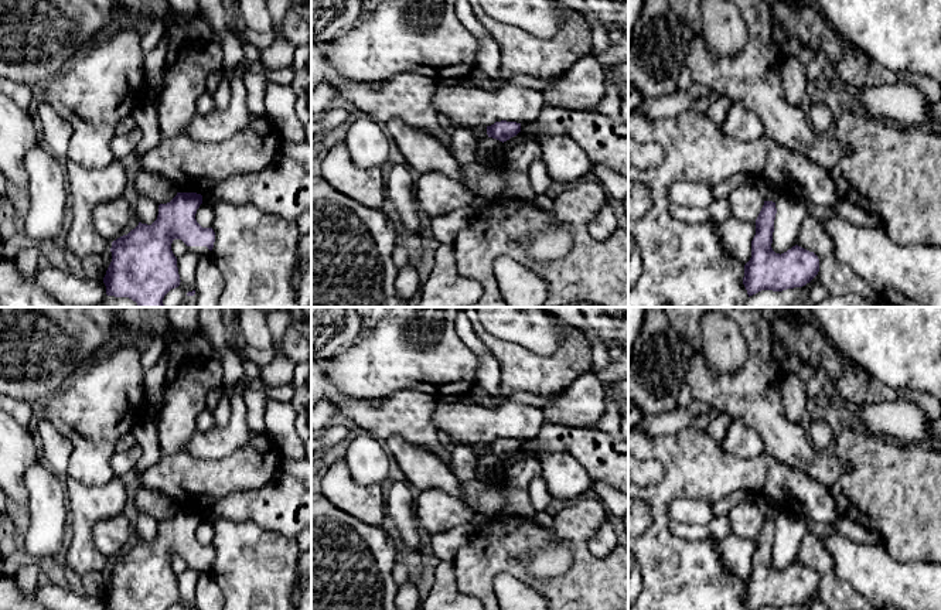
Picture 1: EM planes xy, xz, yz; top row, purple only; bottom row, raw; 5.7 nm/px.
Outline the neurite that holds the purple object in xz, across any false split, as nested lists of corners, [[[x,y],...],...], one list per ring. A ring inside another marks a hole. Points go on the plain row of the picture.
[[[495,439],[491,443],[487,443],[488,454],[497,456],[500,459],[507,459],[511,454],[516,453],[521,449],[521,440],[516,439]]]

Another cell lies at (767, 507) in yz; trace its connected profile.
[[[753,497],[753,500],[764,518],[775,519],[781,512],[775,502],[768,497]]]

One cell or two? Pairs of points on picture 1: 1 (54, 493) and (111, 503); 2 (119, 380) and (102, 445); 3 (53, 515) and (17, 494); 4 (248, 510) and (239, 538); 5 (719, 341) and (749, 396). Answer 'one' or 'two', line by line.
1: two
2: one
3: two
4: two
5: two

